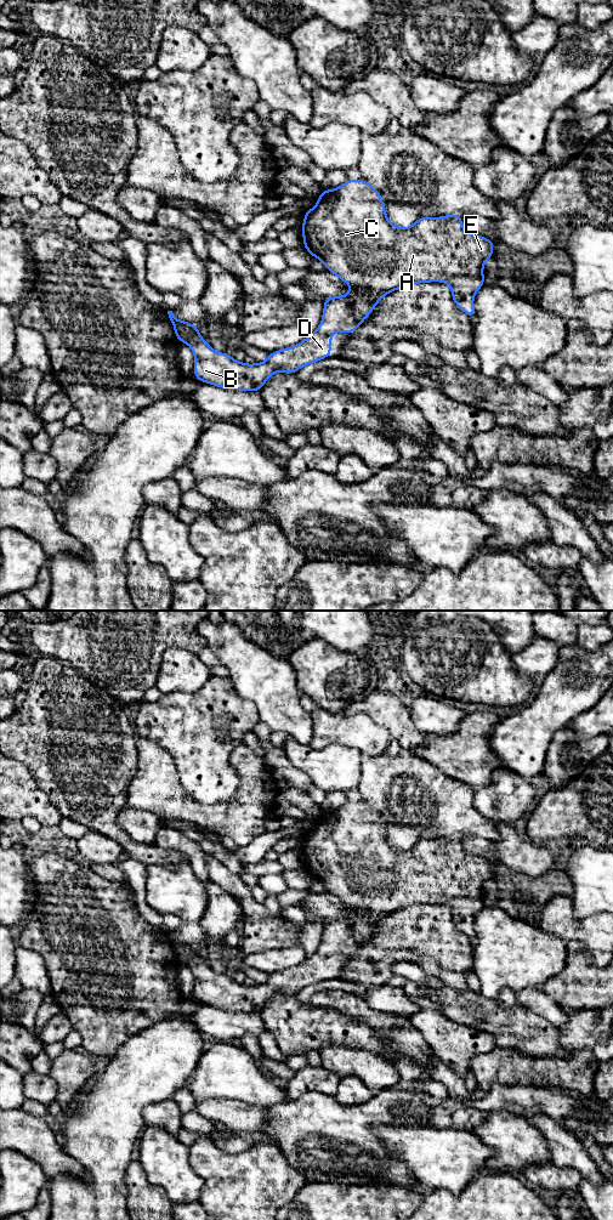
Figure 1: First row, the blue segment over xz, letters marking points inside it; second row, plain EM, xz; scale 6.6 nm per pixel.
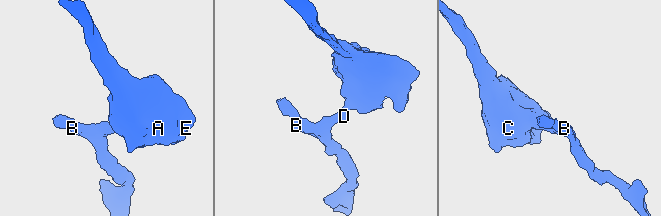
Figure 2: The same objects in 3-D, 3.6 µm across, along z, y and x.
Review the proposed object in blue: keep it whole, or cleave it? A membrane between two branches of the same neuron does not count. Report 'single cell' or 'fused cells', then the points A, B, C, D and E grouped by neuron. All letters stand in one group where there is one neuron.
single cell; A B C D E

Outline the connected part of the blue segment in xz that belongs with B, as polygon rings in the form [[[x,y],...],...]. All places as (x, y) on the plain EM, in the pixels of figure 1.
[[[363,800],[347,801],[334,811],[322,811],[316,828],[303,835],[303,869],[320,881],[329,893],[347,904],[351,913],[344,918],[324,919],[323,943],[313,955],[294,969],[268,975],[266,983],[255,986],[234,982],[229,974],[216,974],[203,961],[198,947],[180,942],[172,932],[168,932],[178,964],[189,966],[194,975],[193,994],[199,1004],[260,1014],[273,994],[293,995],[330,978],[334,954],[353,955],[385,917],[416,904],[447,904],[455,926],[471,941],[475,940],[473,919],[484,907],[483,886],[493,879],[495,863],[467,855],[461,835],[420,839],[410,849],[399,850],[388,842],[379,812]]]

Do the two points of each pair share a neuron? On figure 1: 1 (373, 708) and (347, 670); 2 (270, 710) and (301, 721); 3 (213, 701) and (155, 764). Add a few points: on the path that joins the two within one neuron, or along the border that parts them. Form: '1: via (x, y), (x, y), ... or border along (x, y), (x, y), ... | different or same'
1: border along (378, 690), (351, 702), (342, 713) | different
2: via (277, 710), (282, 710), (294, 720) | same
3: border along (141, 737), (160, 745), (172, 758), (180, 776) | different

